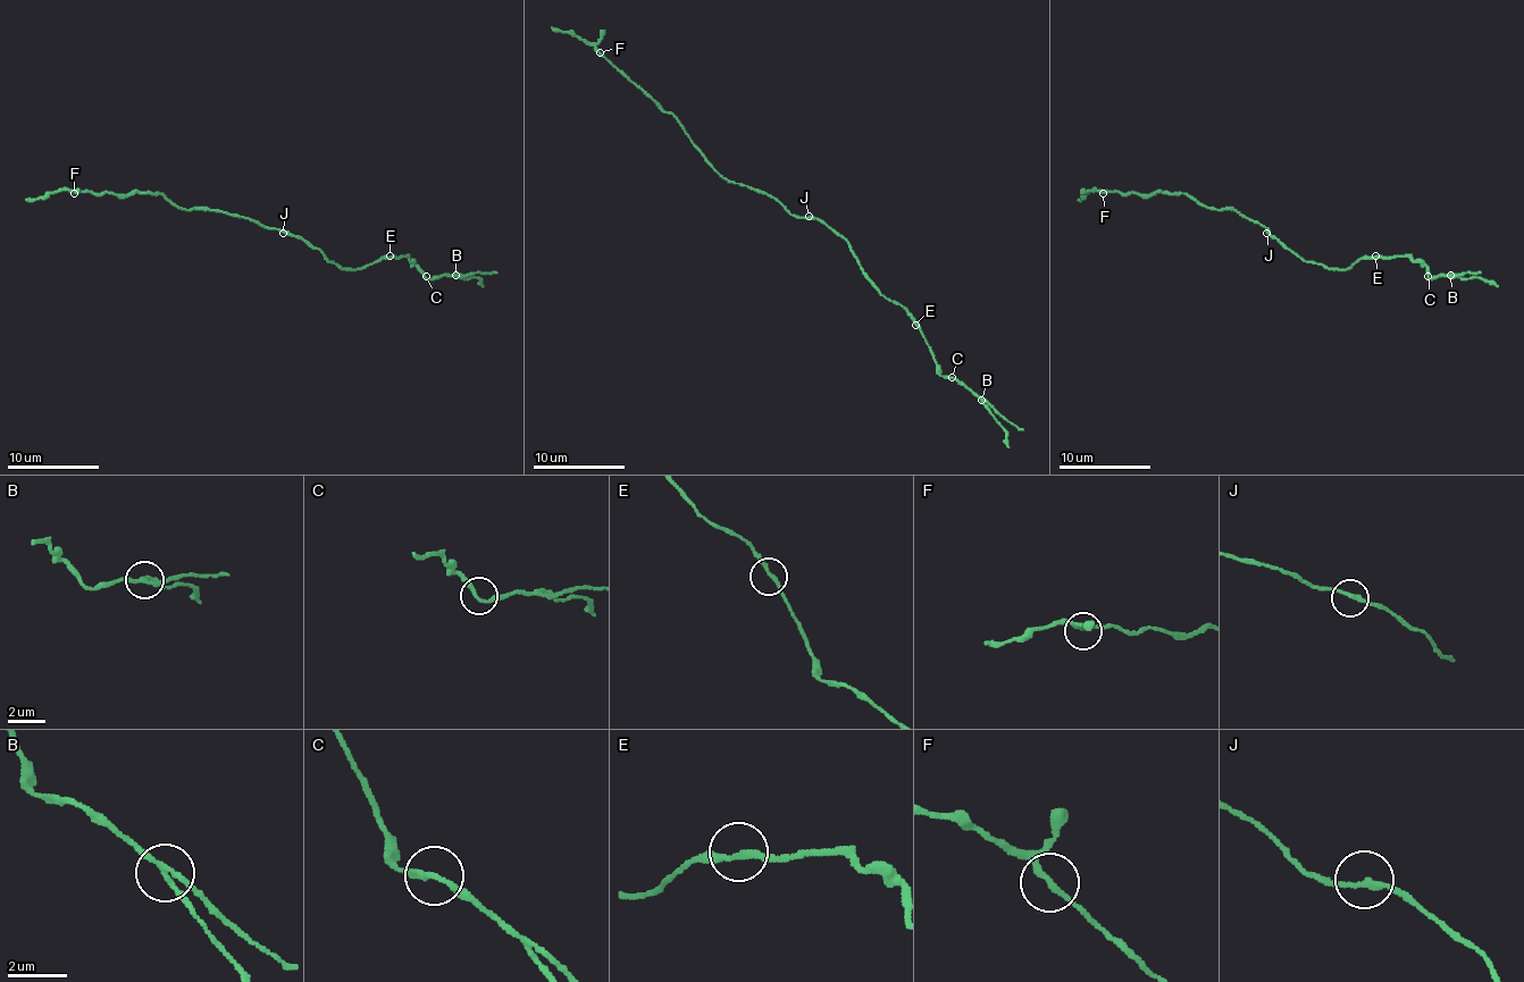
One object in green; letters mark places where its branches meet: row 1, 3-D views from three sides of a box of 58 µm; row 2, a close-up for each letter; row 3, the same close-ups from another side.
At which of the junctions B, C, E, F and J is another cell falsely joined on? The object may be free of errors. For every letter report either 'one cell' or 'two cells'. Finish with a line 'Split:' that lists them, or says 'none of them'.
B: two cells
C: one cell
E: one cell
F: one cell
J: one cell
Split: B

